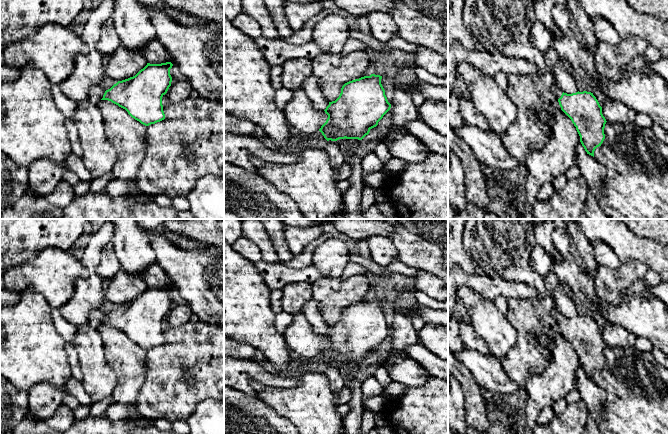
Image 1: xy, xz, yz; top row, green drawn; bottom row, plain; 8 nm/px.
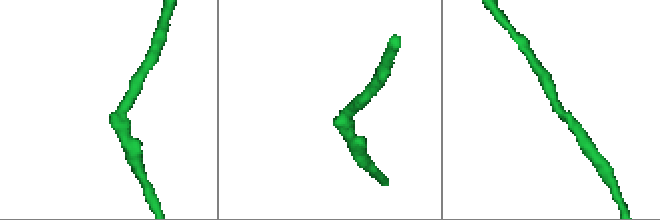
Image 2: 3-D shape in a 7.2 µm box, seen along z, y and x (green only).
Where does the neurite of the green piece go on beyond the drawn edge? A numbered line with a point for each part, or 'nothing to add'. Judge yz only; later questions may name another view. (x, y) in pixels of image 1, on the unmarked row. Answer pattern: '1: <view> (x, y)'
1: yz (554, 313)

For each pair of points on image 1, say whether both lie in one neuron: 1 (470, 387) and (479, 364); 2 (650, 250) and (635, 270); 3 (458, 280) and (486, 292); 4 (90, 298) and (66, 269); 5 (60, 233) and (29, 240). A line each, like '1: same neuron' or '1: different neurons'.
1: different neurons
2: different neurons
3: same neuron
4: different neurons
5: same neuron

